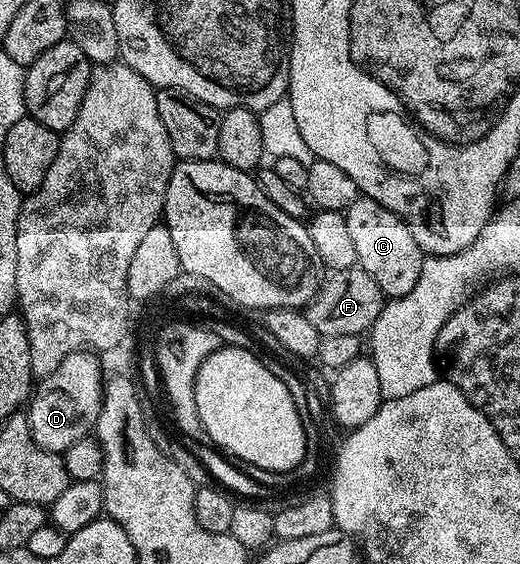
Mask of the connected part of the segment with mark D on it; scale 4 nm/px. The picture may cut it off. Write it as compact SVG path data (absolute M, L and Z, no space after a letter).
M79 350L62 360L52 375L42 378L27 409L30 433L34 442L50 453L62 454L77 443L78 439L88 436L95 426L100 405L103 402L103 374L101 365L94 352Z

